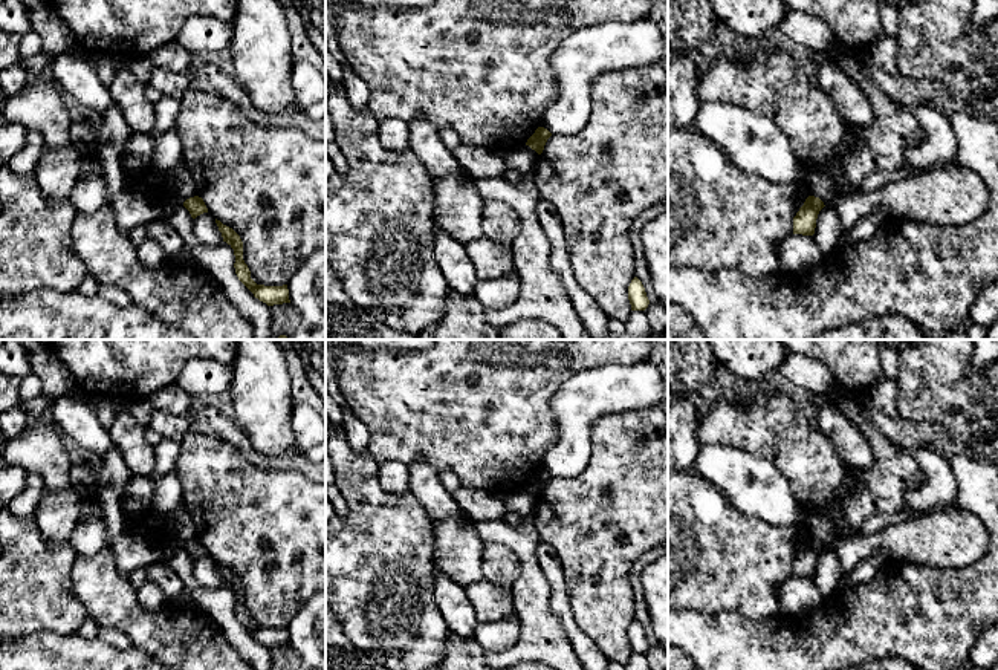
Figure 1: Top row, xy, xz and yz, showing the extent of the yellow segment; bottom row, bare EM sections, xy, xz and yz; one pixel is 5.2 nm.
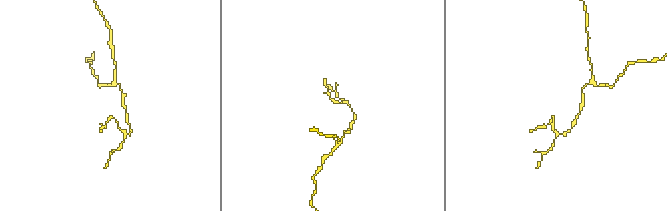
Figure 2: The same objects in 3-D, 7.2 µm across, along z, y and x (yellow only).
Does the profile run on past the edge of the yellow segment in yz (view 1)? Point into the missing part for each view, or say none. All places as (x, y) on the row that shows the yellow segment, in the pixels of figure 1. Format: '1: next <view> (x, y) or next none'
1: next none

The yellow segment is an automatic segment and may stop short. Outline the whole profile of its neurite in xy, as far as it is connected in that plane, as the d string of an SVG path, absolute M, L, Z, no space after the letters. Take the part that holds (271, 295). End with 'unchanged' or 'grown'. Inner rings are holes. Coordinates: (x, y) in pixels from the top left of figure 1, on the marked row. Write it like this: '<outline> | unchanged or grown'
M217 219L215 223L219 226L219 231L222 233L223 242L226 242L234 249L235 255L234 268L238 280L254 294L254 297L266 303L267 306L290 303L287 285L264 286L257 285L251 278L251 271L243 260L243 242L240 236L232 228L223 225Z | unchanged

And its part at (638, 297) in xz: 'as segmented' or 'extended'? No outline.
as segmented

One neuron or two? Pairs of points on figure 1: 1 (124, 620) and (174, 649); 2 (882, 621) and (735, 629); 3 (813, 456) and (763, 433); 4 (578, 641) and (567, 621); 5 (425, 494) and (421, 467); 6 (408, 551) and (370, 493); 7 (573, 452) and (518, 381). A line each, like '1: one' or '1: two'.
1: one
2: one
3: one
4: one
5: one
6: one
7: two

